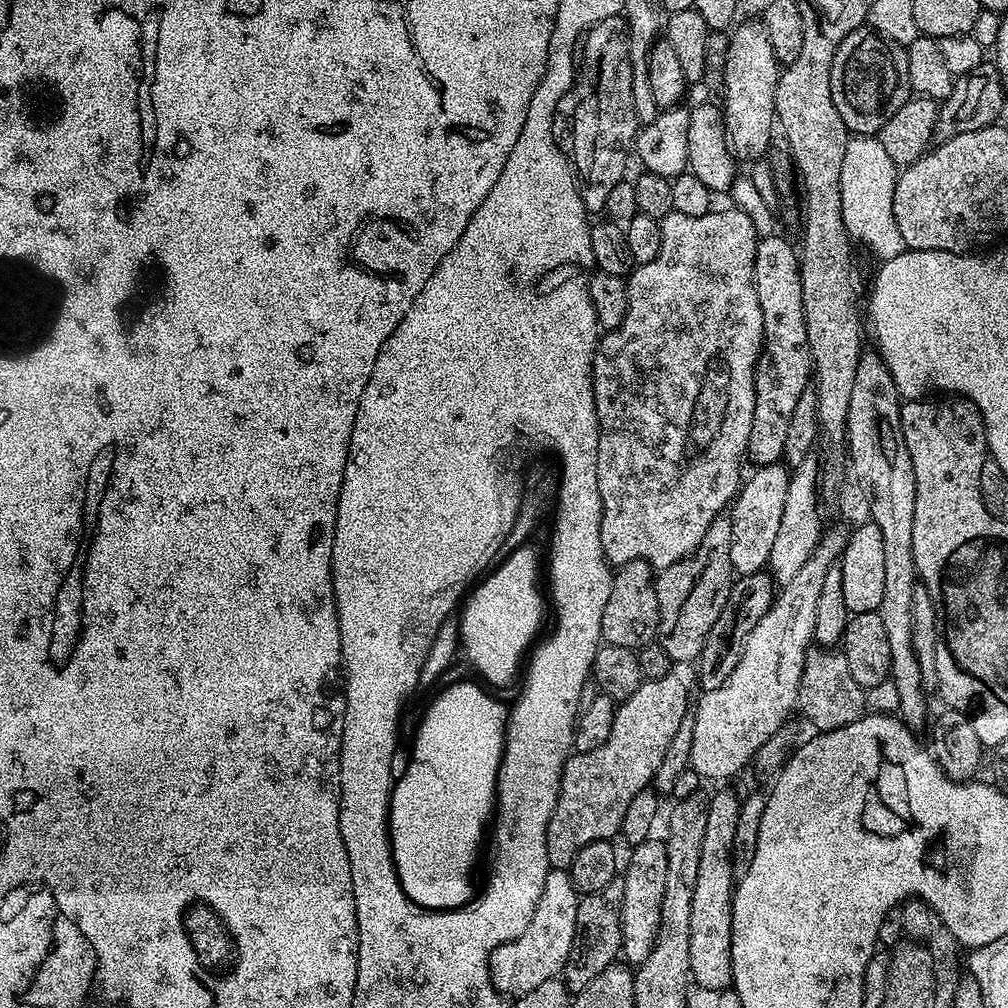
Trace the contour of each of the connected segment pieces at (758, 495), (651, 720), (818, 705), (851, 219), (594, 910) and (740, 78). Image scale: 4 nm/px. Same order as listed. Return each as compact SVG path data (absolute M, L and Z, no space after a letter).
M780 462L759 465L754 471L750 479L747 477L743 481L728 516L731 522L730 560L733 571L740 576L756 575L767 567L779 523L782 522L791 476L789 469Z
M673 670L662 678L641 682L630 698L619 701L610 738L594 750L569 755L560 779L560 797L546 830L546 854L552 868L571 869L582 846L612 840L619 833L626 806L630 806L634 794L651 785L666 746L678 734L682 718L690 715L694 684L684 672Z
M828 646L809 648L798 690L798 708L799 711L804 711L805 718L816 727L817 733L838 730L842 726L850 726L850 722L862 719L866 714L864 696L865 689L854 682L854 674L850 674L850 666L843 651L833 650Z
M856 136L849 139L846 146L846 158L842 158L842 222L848 235L857 245L869 244L877 261L898 258L906 251L902 234L898 231L898 222L894 222L894 186L898 175L898 166L882 150L879 139L871 136Z
M617 878L606 886L606 890L595 892L589 896L584 896L578 906L578 922L576 923L576 933L574 934L574 946L570 950L570 958L566 958L566 966L562 973L564 985L569 993L580 992L606 966L617 963L622 946L622 918L620 917L620 902L624 899L624 881Z
M748 20L745 24L739 24L731 29L728 37L722 111L733 156L740 162L756 162L772 144L772 128L774 132L777 123L776 87L782 68L776 63L776 55L770 46L770 38L766 38L763 23L756 21L755 24Z

